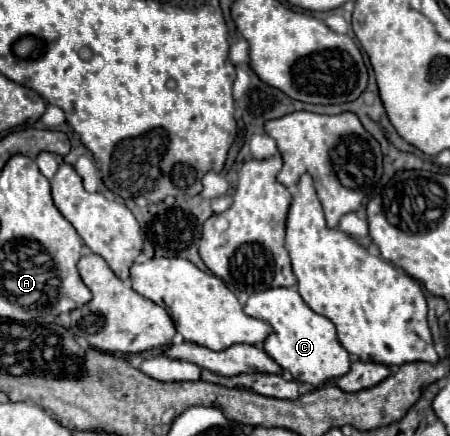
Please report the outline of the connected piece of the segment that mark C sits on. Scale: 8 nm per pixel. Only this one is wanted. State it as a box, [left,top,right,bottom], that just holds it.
[244,288,350,386]

